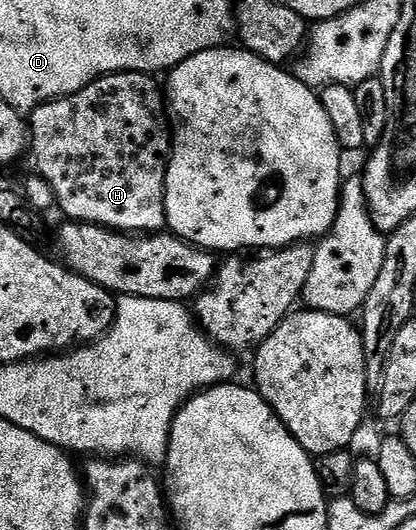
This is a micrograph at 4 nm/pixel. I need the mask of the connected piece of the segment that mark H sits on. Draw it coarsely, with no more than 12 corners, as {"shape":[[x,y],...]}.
{"shape":[[150,74],[29,115],[68,220],[167,227],[172,132]]}

